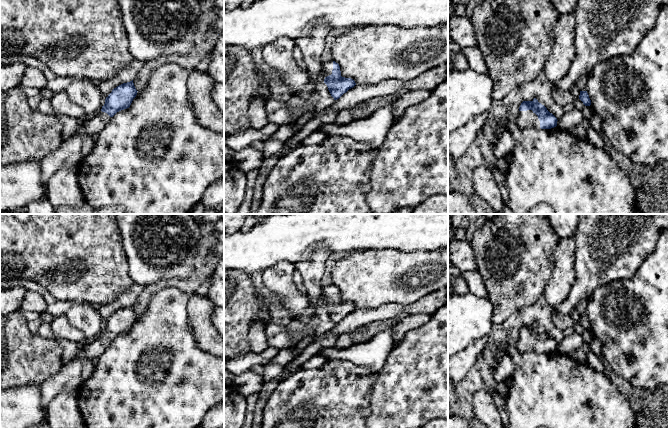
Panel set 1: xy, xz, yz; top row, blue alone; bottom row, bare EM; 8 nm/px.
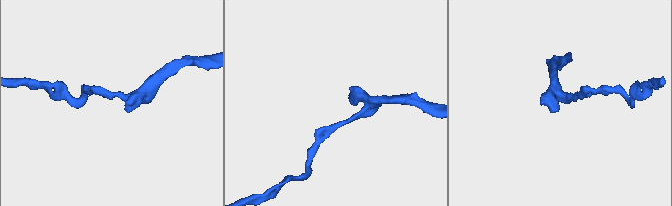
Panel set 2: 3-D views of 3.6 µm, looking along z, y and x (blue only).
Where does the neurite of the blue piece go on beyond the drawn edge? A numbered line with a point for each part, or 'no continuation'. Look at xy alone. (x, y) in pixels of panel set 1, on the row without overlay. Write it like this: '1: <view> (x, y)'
1: xy (69, 378)

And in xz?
1: xz (327, 291)

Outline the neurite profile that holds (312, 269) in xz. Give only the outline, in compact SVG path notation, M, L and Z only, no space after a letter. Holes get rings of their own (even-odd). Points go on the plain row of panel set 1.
M321 247L315 250L308 259L295 264L295 269L301 274L309 305L315 308L324 306L321 279L329 254L327 248Z

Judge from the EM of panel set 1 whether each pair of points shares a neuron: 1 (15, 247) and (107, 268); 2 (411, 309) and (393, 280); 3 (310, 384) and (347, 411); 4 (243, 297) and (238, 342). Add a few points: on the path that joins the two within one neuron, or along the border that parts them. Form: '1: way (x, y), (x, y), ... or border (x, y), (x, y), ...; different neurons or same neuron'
1: way (38, 249), (72, 249), (84, 258); same neuron
2: border (428, 293), (405, 305), (385, 304); different neurons
3: way (319, 393), (338, 411); same neuron
4: way (238, 308), (238, 331); same neuron

